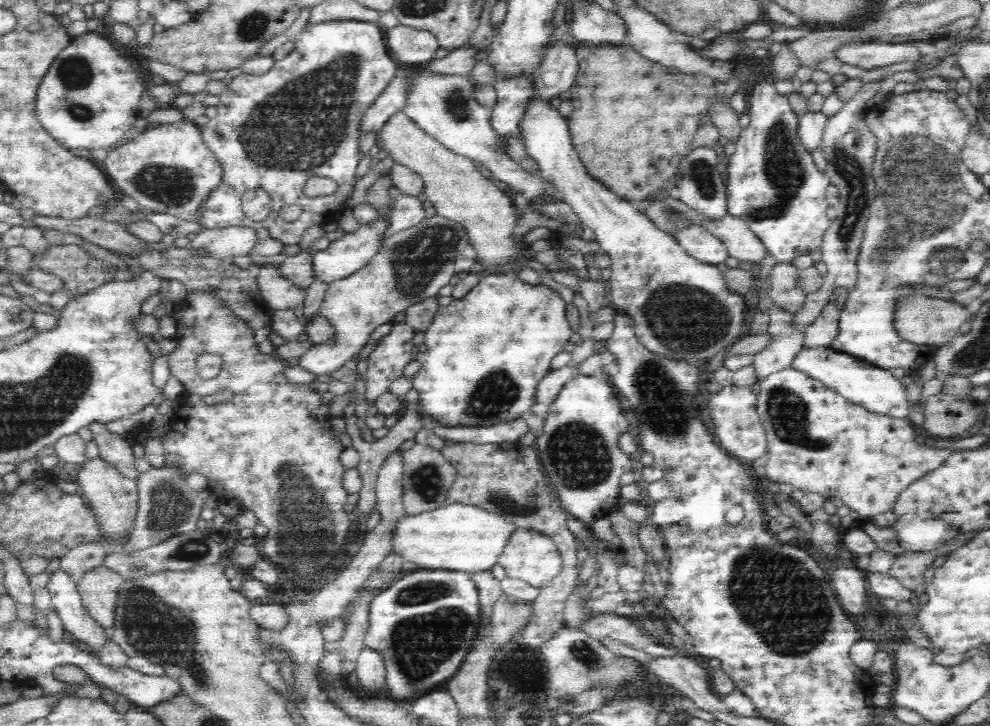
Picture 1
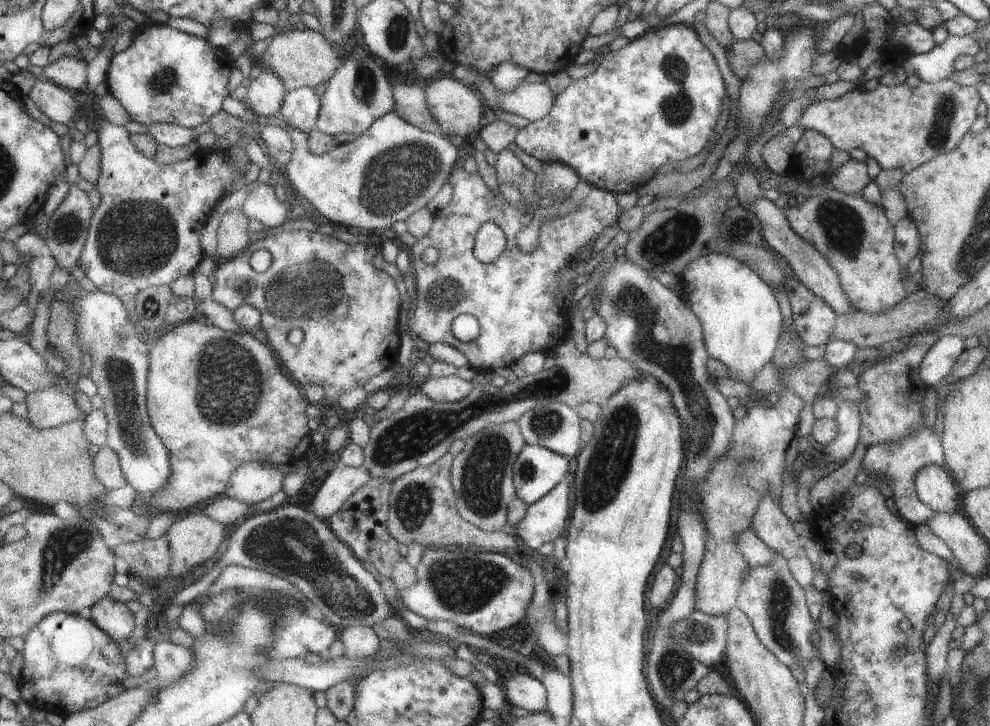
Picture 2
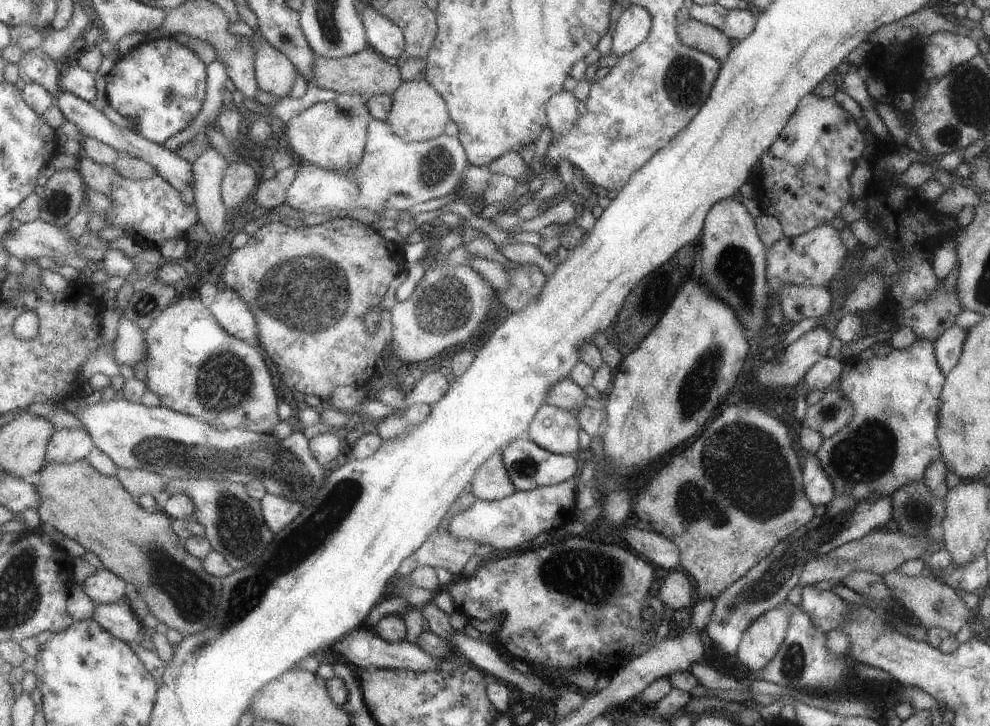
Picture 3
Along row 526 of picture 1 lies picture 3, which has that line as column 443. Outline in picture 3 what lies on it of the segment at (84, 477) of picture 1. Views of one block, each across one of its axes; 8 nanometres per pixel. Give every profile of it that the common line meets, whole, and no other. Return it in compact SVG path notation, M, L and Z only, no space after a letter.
M428 81L406 82L392 96L393 108L387 121L397 136L407 142L420 142L445 134L445 124L452 120L450 107L446 99Z

